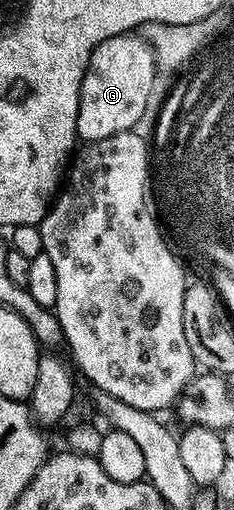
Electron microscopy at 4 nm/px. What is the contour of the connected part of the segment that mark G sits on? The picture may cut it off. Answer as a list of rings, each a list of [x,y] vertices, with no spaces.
[[[136,33],[120,34],[99,43],[93,50],[80,88],[76,116],[78,137],[86,143],[98,142],[107,136],[134,129],[146,112],[150,98],[152,101],[158,70],[157,55],[144,37]]]

